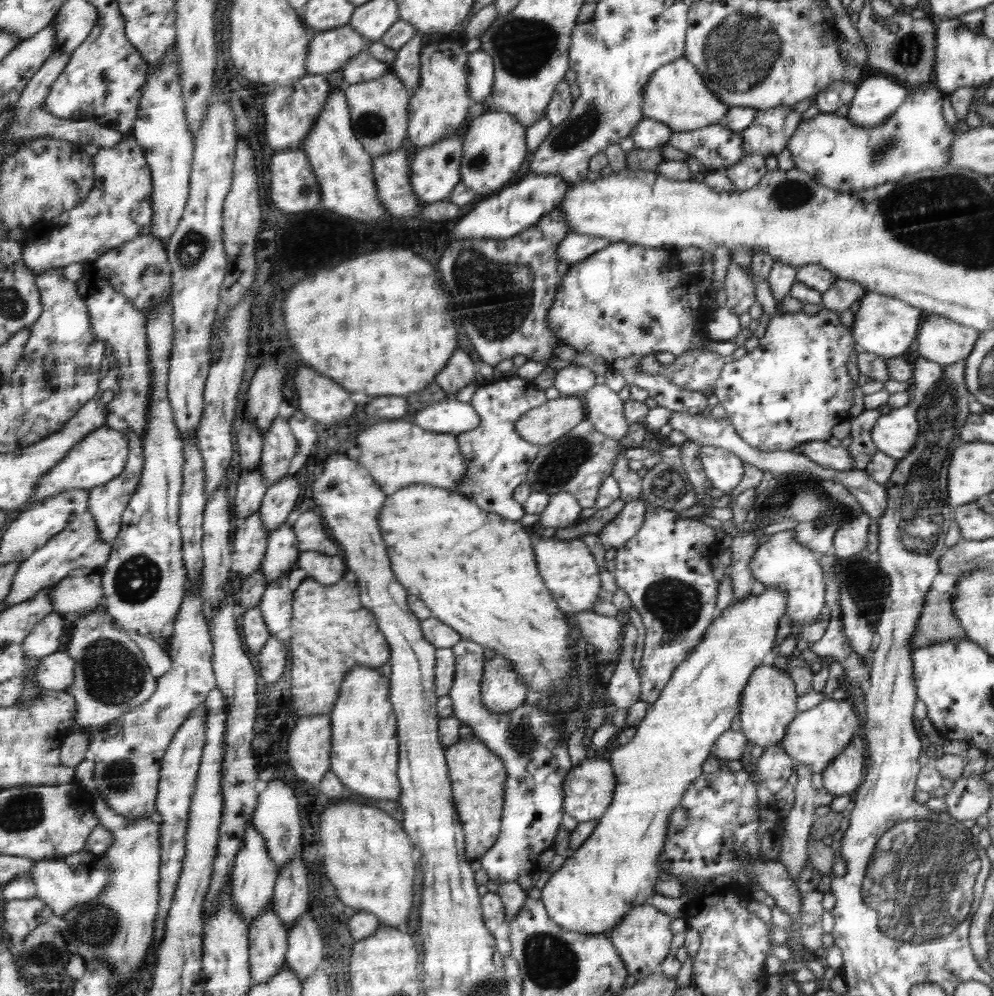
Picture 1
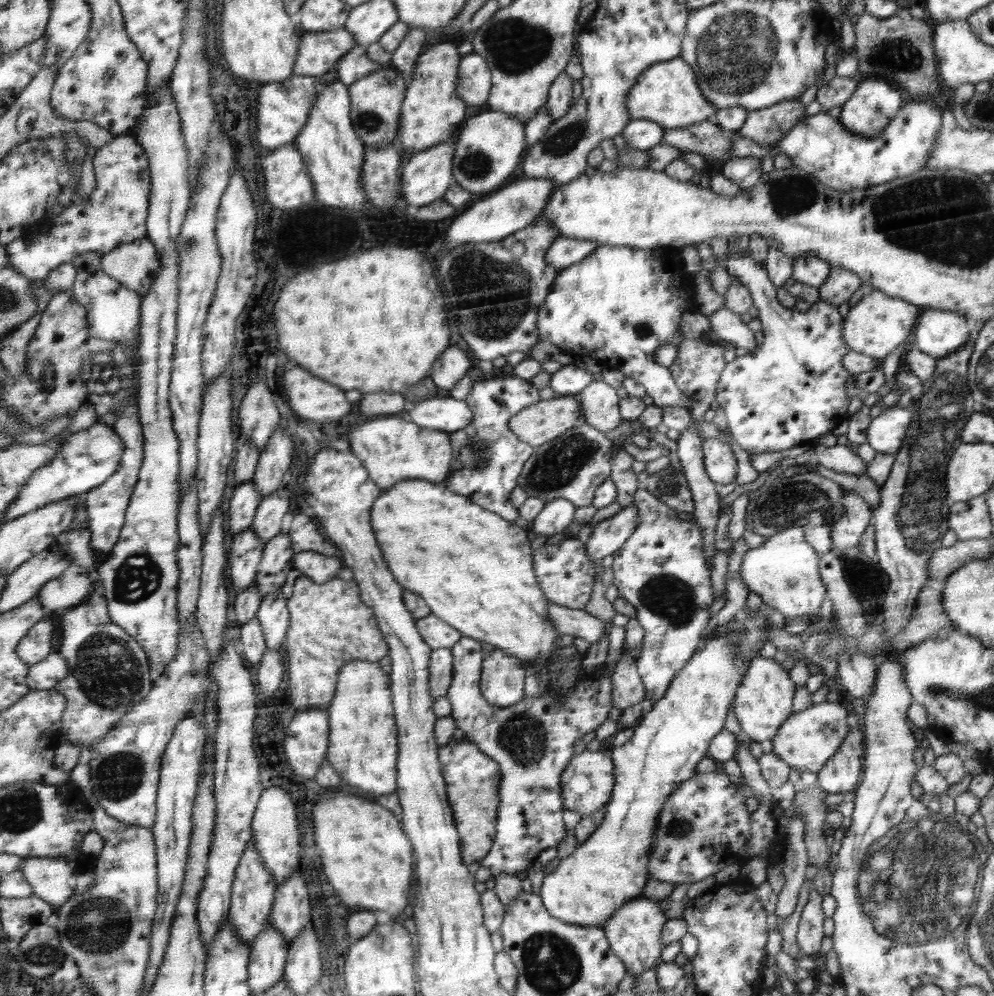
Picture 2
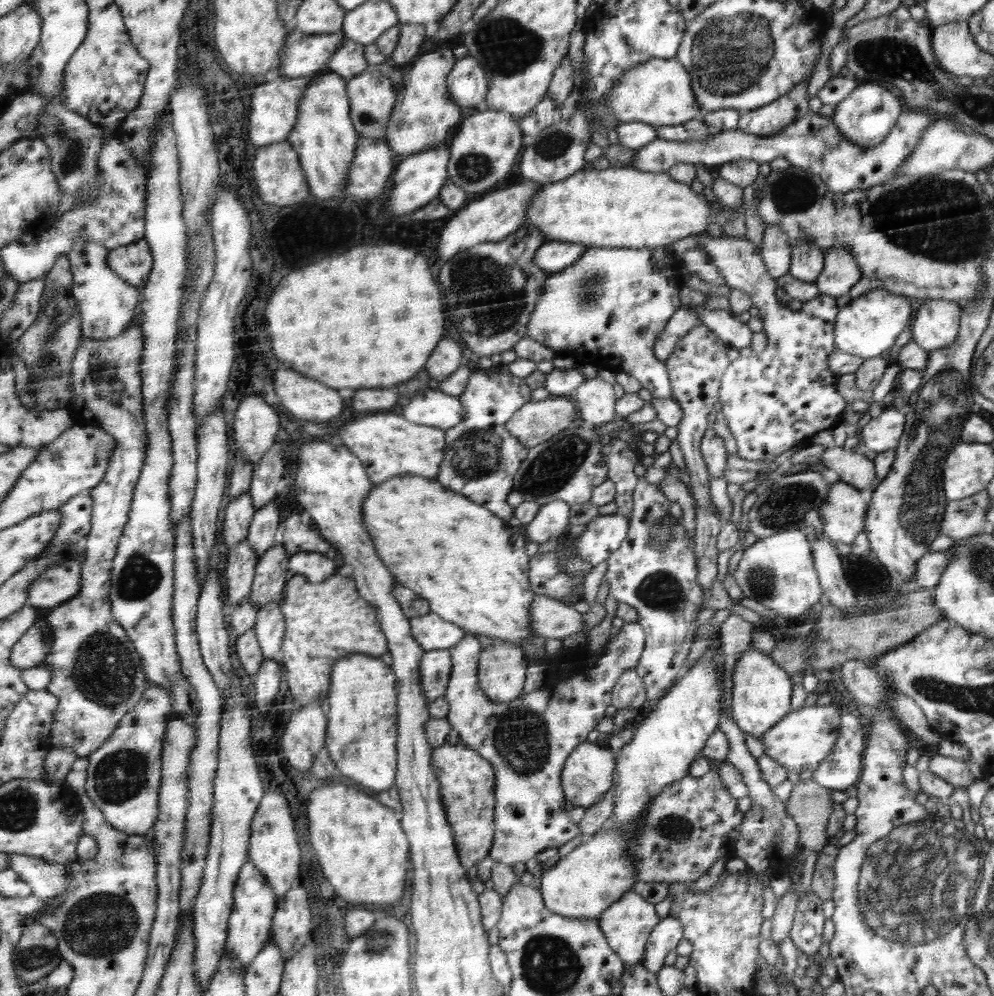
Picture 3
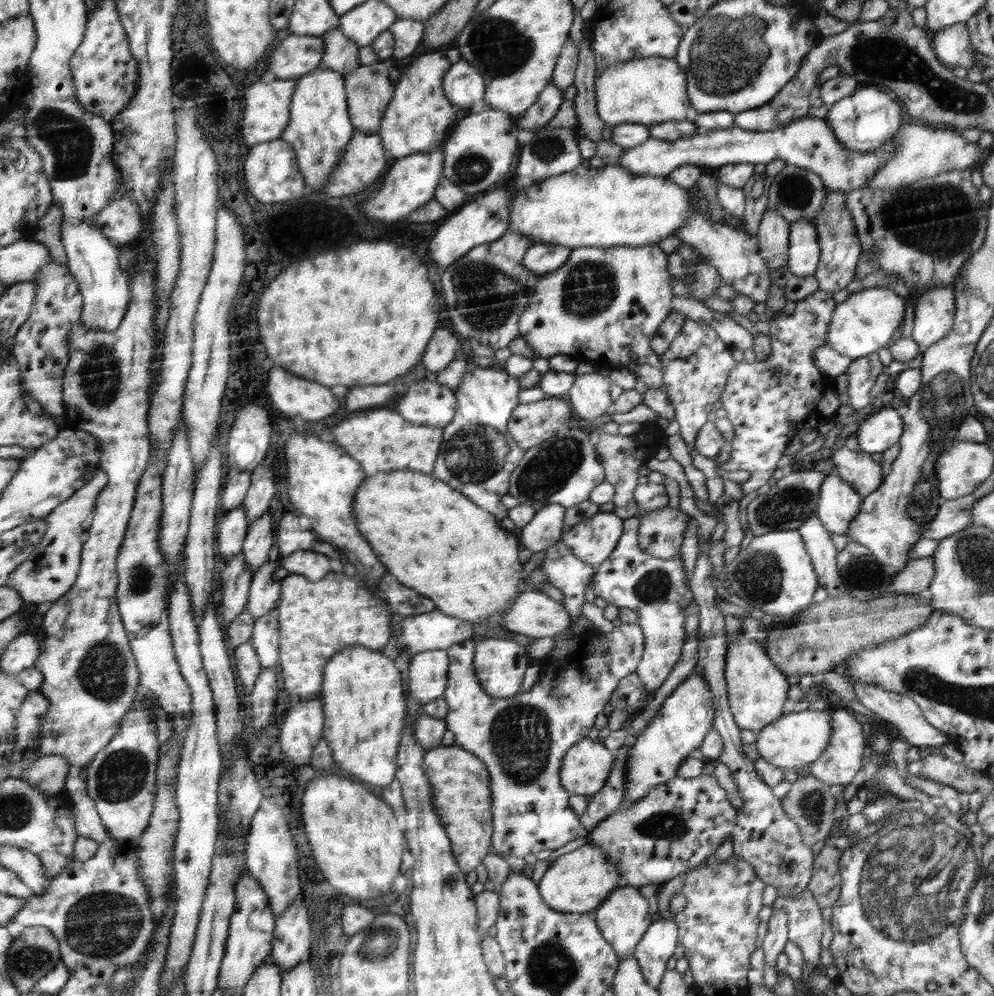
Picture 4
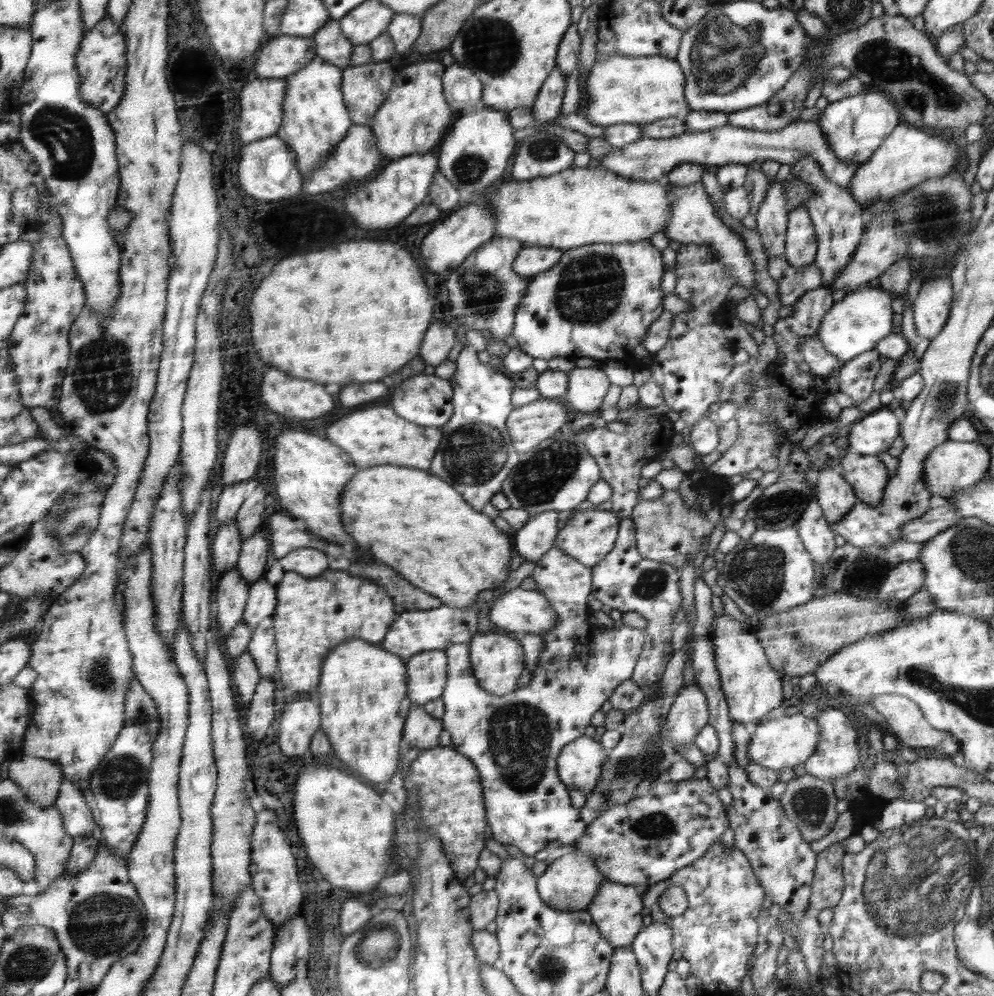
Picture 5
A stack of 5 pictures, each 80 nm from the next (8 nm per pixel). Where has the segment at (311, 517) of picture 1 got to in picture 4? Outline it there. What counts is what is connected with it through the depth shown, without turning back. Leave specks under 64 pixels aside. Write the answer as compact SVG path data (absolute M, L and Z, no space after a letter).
M286 514L282 516L277 528L278 556L289 557L297 551L312 551L326 556L336 554L333 543L326 542L310 529L304 530L298 524L296 514Z

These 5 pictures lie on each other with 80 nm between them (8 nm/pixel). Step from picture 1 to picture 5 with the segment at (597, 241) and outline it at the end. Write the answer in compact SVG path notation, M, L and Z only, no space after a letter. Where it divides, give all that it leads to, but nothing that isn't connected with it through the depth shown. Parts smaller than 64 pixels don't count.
M526 247L514 262L514 271L521 276L533 277L535 274L554 268L564 251L549 247Z

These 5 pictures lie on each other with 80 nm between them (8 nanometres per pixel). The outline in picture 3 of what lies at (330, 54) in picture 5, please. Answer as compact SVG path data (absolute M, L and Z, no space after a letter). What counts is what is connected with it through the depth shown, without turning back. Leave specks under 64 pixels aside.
M346 38L344 44L336 50L332 60L328 62L331 72L341 75L343 79L350 80L356 73L365 69L369 64L364 56L364 47L365 45Z

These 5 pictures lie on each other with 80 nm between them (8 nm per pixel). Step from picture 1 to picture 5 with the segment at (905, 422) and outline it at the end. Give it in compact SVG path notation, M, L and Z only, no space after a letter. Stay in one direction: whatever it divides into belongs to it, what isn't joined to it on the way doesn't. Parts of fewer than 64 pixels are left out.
M892 409L870 412L854 423L848 435L849 447L865 456L876 456L879 452L887 451L901 436L899 415Z

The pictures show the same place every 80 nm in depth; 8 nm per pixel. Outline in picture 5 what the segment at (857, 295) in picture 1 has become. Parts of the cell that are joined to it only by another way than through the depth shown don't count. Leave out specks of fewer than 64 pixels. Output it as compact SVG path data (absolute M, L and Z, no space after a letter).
M806 155L801 160L799 158L791 166L793 166L793 174L800 175L805 182L809 182L809 186L813 187L813 196L806 201L805 207L817 238L816 268L822 273L822 287L829 288L834 280L838 280L839 272L846 270L846 264L850 262L852 254L856 252L862 240L863 210L846 187L840 186L823 175L823 170L811 156Z

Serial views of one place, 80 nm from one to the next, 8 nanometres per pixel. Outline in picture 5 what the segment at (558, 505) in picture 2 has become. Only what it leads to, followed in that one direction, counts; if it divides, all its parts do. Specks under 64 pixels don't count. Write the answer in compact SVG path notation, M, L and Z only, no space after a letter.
M550 510L530 519L518 532L515 532L514 542L518 556L524 561L537 561L550 547L560 530L557 525L558 511Z

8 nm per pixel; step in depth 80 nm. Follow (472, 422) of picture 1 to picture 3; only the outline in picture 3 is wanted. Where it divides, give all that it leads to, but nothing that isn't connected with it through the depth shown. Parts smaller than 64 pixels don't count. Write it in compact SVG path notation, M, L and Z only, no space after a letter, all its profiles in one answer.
M436 389L416 393L398 413L410 422L424 426L452 429L465 420L466 414L461 399Z

